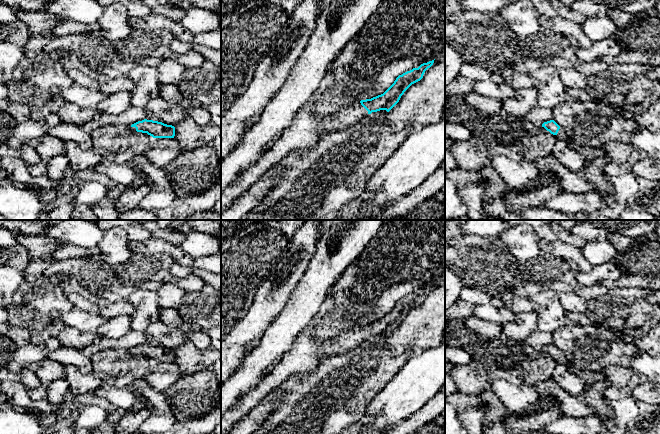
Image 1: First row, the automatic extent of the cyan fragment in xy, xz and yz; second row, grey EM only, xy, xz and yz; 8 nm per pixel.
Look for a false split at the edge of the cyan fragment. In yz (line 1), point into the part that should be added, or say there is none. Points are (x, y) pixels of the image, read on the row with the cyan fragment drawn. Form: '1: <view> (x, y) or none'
1: yz (561, 135)

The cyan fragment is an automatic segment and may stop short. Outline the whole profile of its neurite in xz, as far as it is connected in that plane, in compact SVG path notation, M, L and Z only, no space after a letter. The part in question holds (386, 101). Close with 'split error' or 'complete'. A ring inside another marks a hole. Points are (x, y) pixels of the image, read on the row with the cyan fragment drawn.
M434 60L421 64L418 68L399 75L394 83L381 95L371 99L357 101L355 104L341 109L332 119L325 119L320 123L319 136L343 131L353 126L363 117L386 110L389 112L400 100L404 92L414 83L423 78L425 71L430 68Z; split error

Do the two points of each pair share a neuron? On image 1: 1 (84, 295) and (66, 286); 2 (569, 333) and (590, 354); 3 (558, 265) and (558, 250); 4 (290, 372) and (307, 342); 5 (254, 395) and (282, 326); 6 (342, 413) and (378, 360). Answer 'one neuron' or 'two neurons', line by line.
1: one neuron
2: one neuron
3: two neurons
4: one neuron
5: two neurons
6: one neuron

